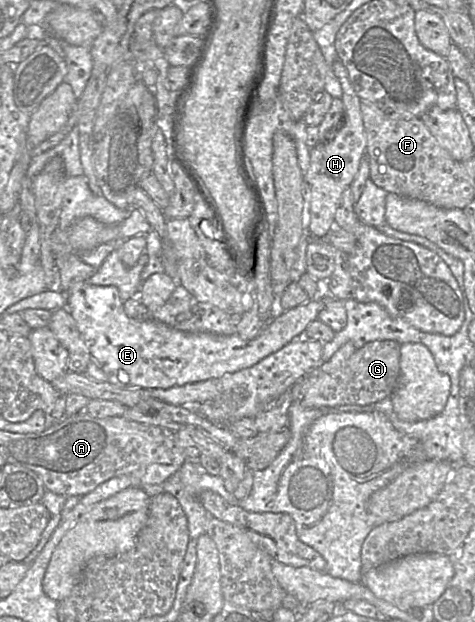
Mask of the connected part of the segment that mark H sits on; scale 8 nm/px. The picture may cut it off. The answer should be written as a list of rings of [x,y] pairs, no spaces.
[[[338,58],[333,63],[333,72],[342,87],[345,124],[333,141],[329,143],[320,141],[310,149],[310,164],[304,175],[304,181],[309,185],[311,192],[309,234],[314,239],[324,238],[336,227],[335,215],[342,193],[351,186],[366,154],[366,134],[360,110],[361,99],[353,89],[346,67]]]

